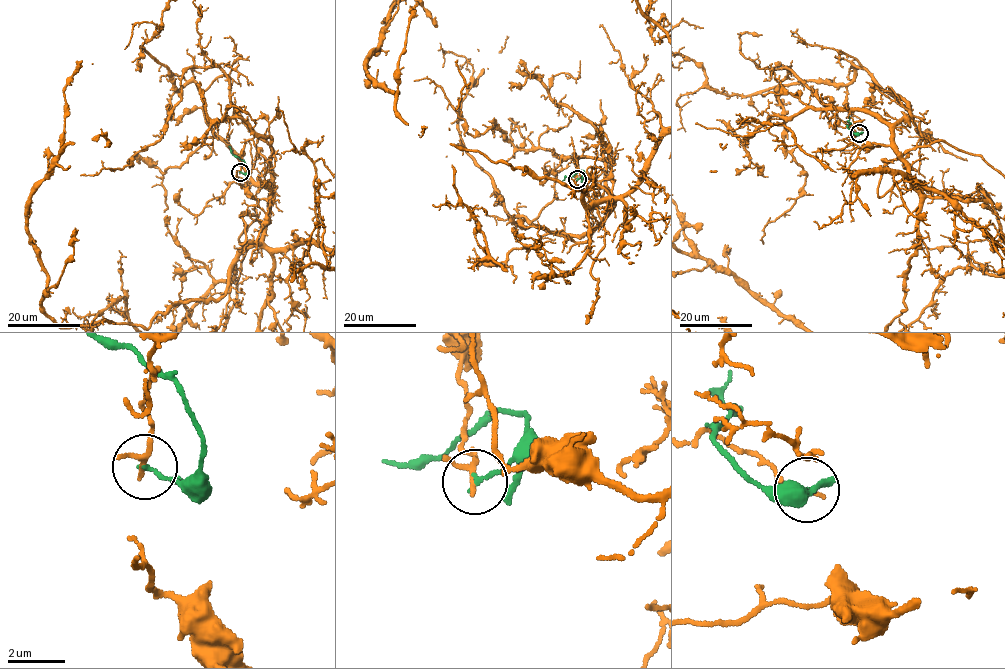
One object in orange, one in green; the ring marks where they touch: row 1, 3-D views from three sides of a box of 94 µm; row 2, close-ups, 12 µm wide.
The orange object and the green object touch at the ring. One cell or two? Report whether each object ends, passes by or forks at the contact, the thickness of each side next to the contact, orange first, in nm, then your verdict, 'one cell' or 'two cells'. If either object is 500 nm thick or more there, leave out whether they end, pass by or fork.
orange passes by; green ends there; 140 nm thick on the orange side, 150 nm on the other; two cells

